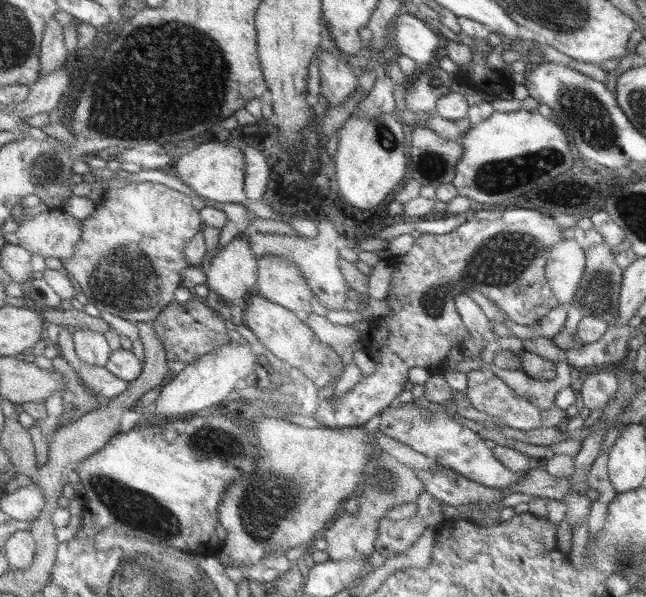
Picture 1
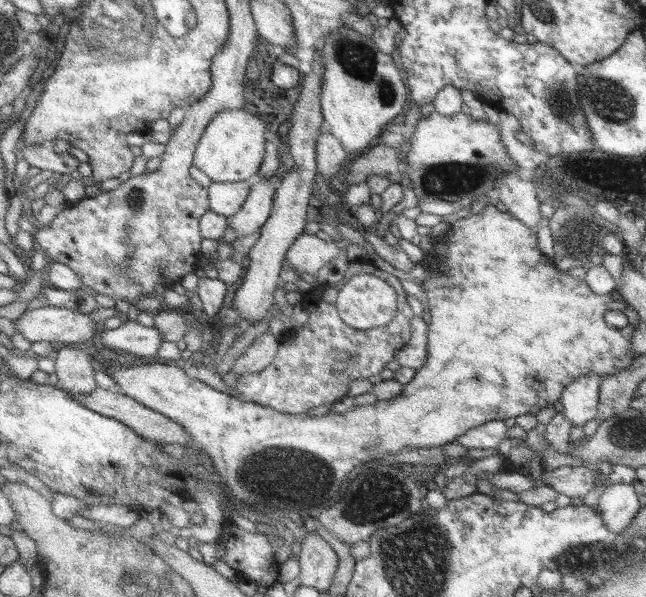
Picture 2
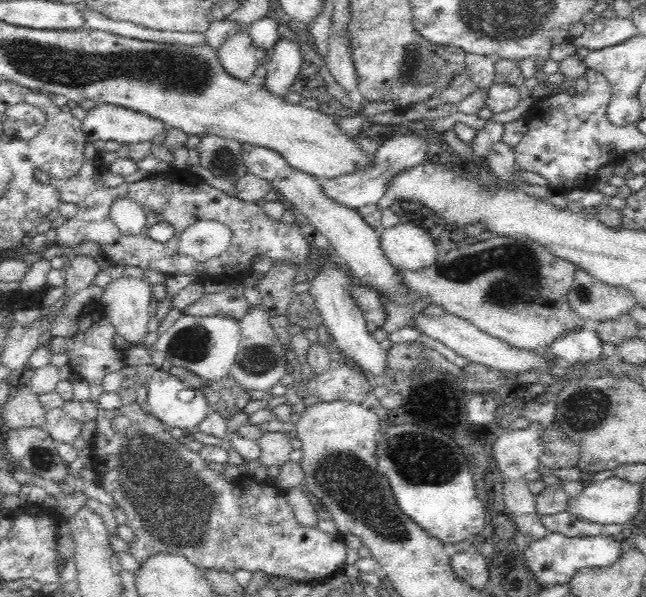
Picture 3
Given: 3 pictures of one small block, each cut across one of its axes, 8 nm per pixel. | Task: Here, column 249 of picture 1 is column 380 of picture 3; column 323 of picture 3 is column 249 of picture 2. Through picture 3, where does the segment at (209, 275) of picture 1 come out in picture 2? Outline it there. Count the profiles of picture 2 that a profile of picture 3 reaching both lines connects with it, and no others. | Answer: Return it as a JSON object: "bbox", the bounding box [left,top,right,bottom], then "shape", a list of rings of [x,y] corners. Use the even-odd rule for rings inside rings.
{"bbox":[230,173,279,238],"shape":[[[279,173],[274,174],[274,178],[256,176],[257,183],[249,187],[249,193],[237,210],[237,215],[230,219],[230,226],[237,238],[259,232],[261,224],[268,219],[272,210],[273,186],[278,176]]]}

